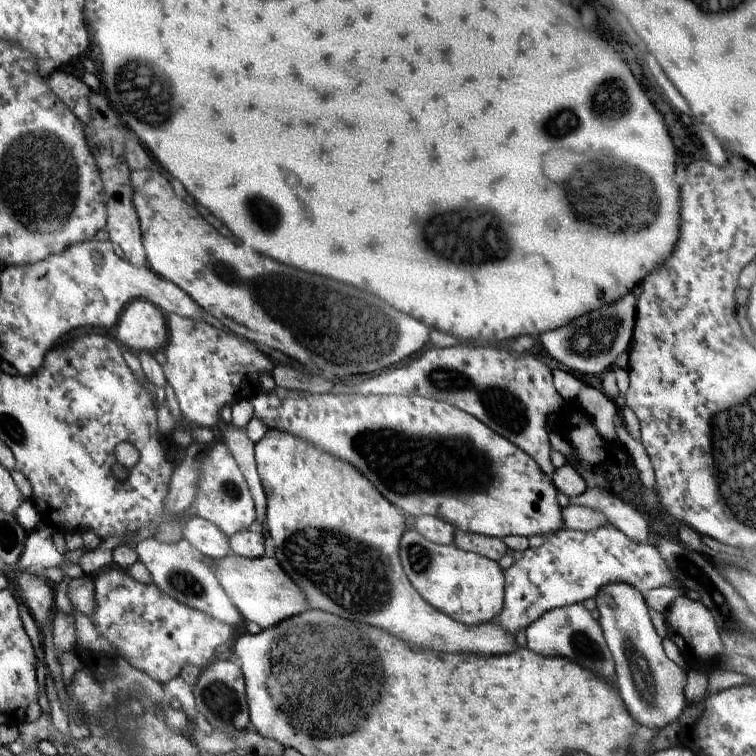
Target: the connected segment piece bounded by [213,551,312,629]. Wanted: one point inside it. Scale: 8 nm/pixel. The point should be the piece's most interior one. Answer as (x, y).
(262, 592)

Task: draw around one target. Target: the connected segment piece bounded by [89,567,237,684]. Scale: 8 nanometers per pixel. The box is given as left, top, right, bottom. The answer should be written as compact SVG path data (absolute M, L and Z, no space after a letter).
M110 568L108 572L98 574L93 584L96 609L89 617L94 628L120 650L117 655L160 684L176 678L184 664L204 669L216 658L216 648L230 645L237 634L237 629L176 602L154 584L146 586L136 582L121 568Z

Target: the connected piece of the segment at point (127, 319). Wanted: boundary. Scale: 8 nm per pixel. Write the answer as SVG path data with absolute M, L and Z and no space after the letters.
M146 299L130 301L119 315L116 338L130 351L156 353L166 346L168 327L163 310Z

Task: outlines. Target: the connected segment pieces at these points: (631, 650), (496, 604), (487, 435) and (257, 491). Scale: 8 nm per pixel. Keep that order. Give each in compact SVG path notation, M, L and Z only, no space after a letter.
M606 584L593 598L600 612L599 623L611 650L616 666L616 687L620 690L628 714L638 722L658 733L662 728L680 718L686 708L684 687L688 680L686 671L676 665L662 647L662 639L656 633L648 605L641 592L630 584Z
M414 530L402 535L400 560L410 584L436 610L468 626L497 621L504 608L505 578L495 560L464 552L453 544L437 545Z
M276 386L270 392L258 389L254 398L248 400L252 404L254 416L260 418L268 429L276 428L284 432L290 432L292 436L298 436L306 442L310 442L312 446L320 448L322 452L354 466L386 500L389 500L394 506L397 506L401 511L408 512L412 516L432 515L441 518L451 524L456 529L463 530L469 533L478 533L481 535L504 538L504 536L521 536L528 538L529 536L539 535L542 537L548 534L559 533L560 530L566 529L564 522L562 522L562 507L556 500L558 490L554 488L551 477L546 476L540 466L526 454L518 445L512 444L507 438L496 434L490 430L486 424L480 422L478 418L474 418L467 412L454 408L447 402L438 402L431 398L424 398L423 396L402 396L402 395L370 395L358 396L354 394L298 394L298 392L288 392L284 388Z
M232 423L223 424L224 444L232 453L248 485L256 510L256 528L266 522L266 495L260 475L256 470L255 443L246 435L246 430L236 428Z

